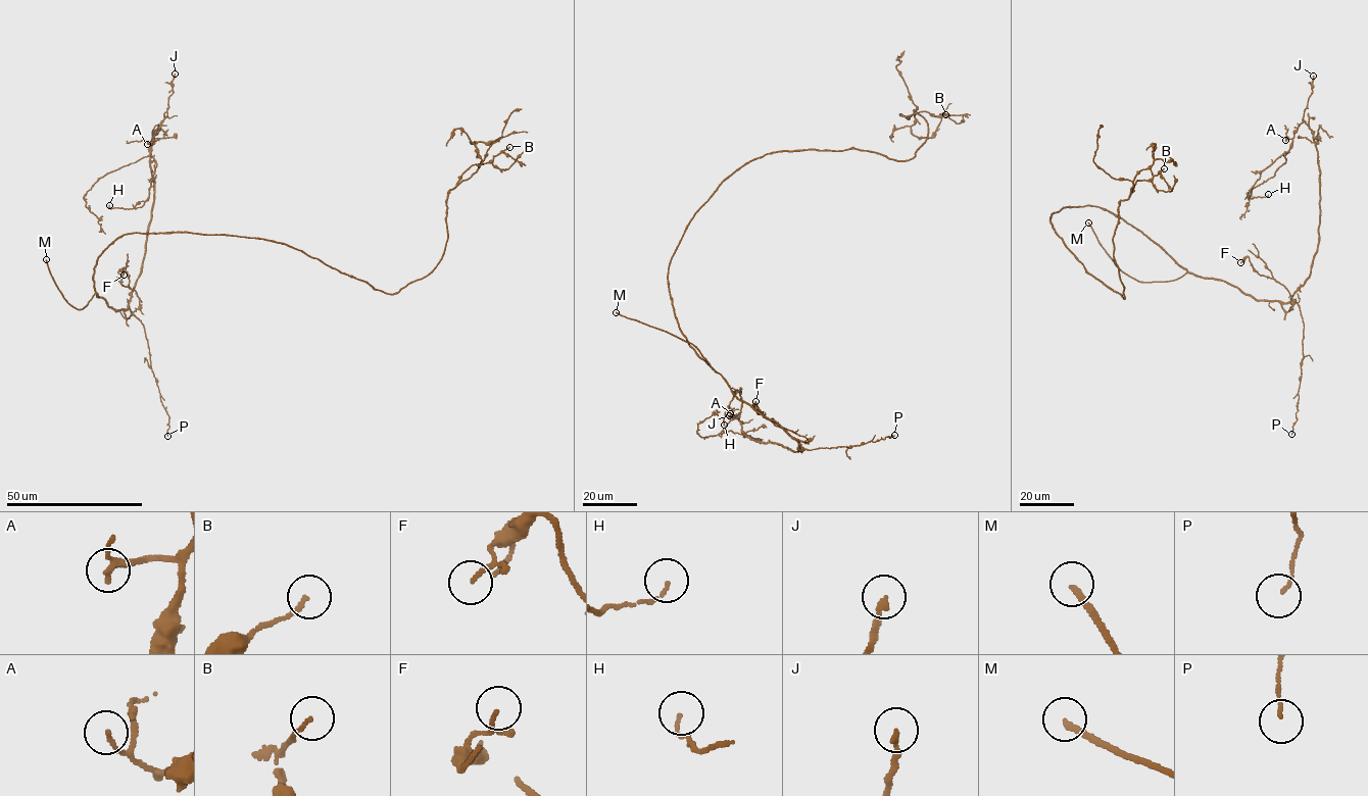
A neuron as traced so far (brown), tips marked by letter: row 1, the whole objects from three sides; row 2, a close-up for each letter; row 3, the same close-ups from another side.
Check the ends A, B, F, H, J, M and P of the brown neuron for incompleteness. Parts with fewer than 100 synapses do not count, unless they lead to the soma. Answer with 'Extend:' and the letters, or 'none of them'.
Extend: M

